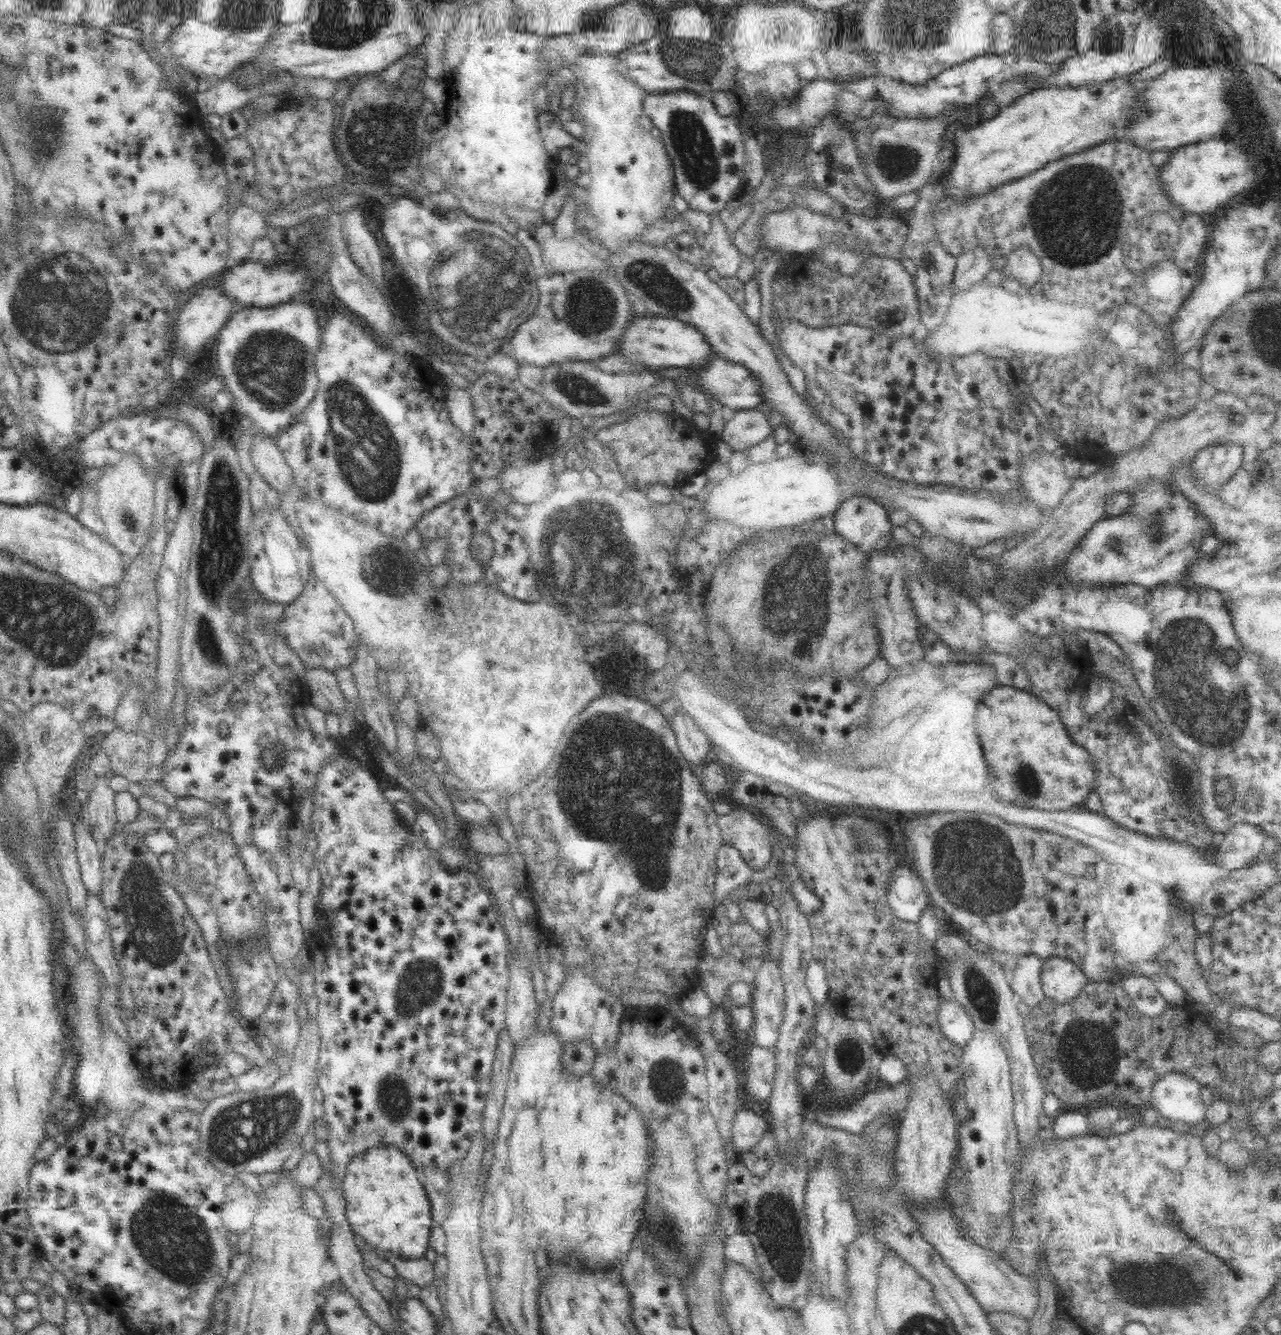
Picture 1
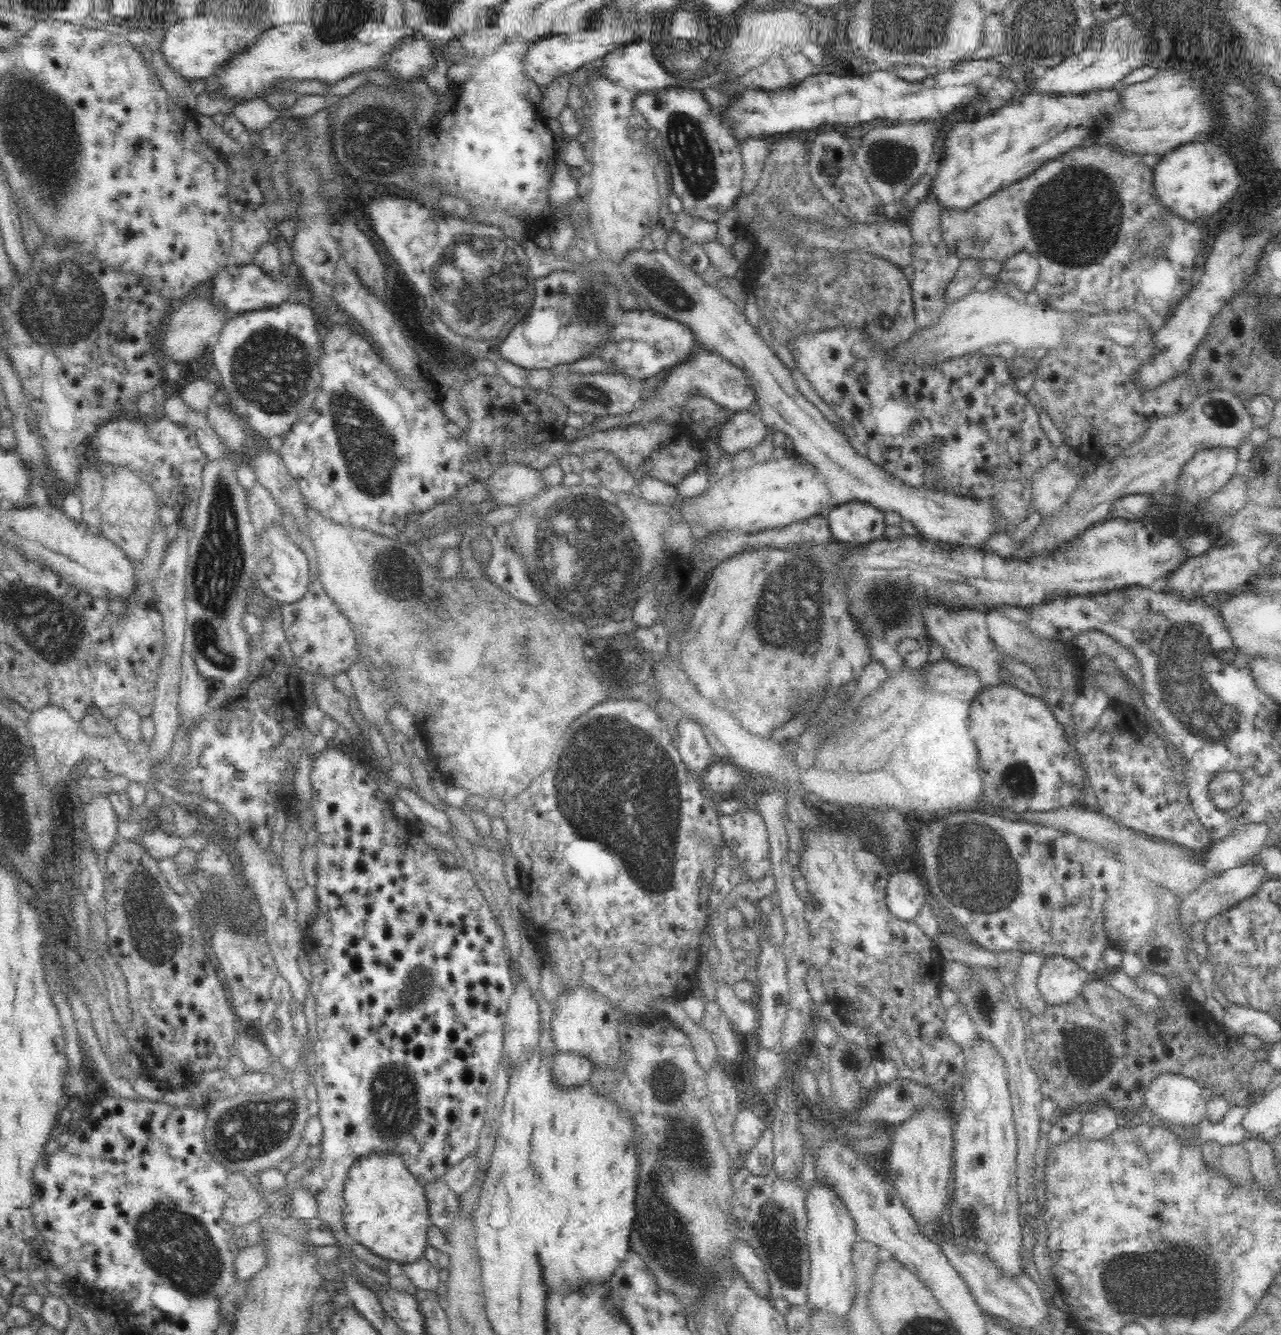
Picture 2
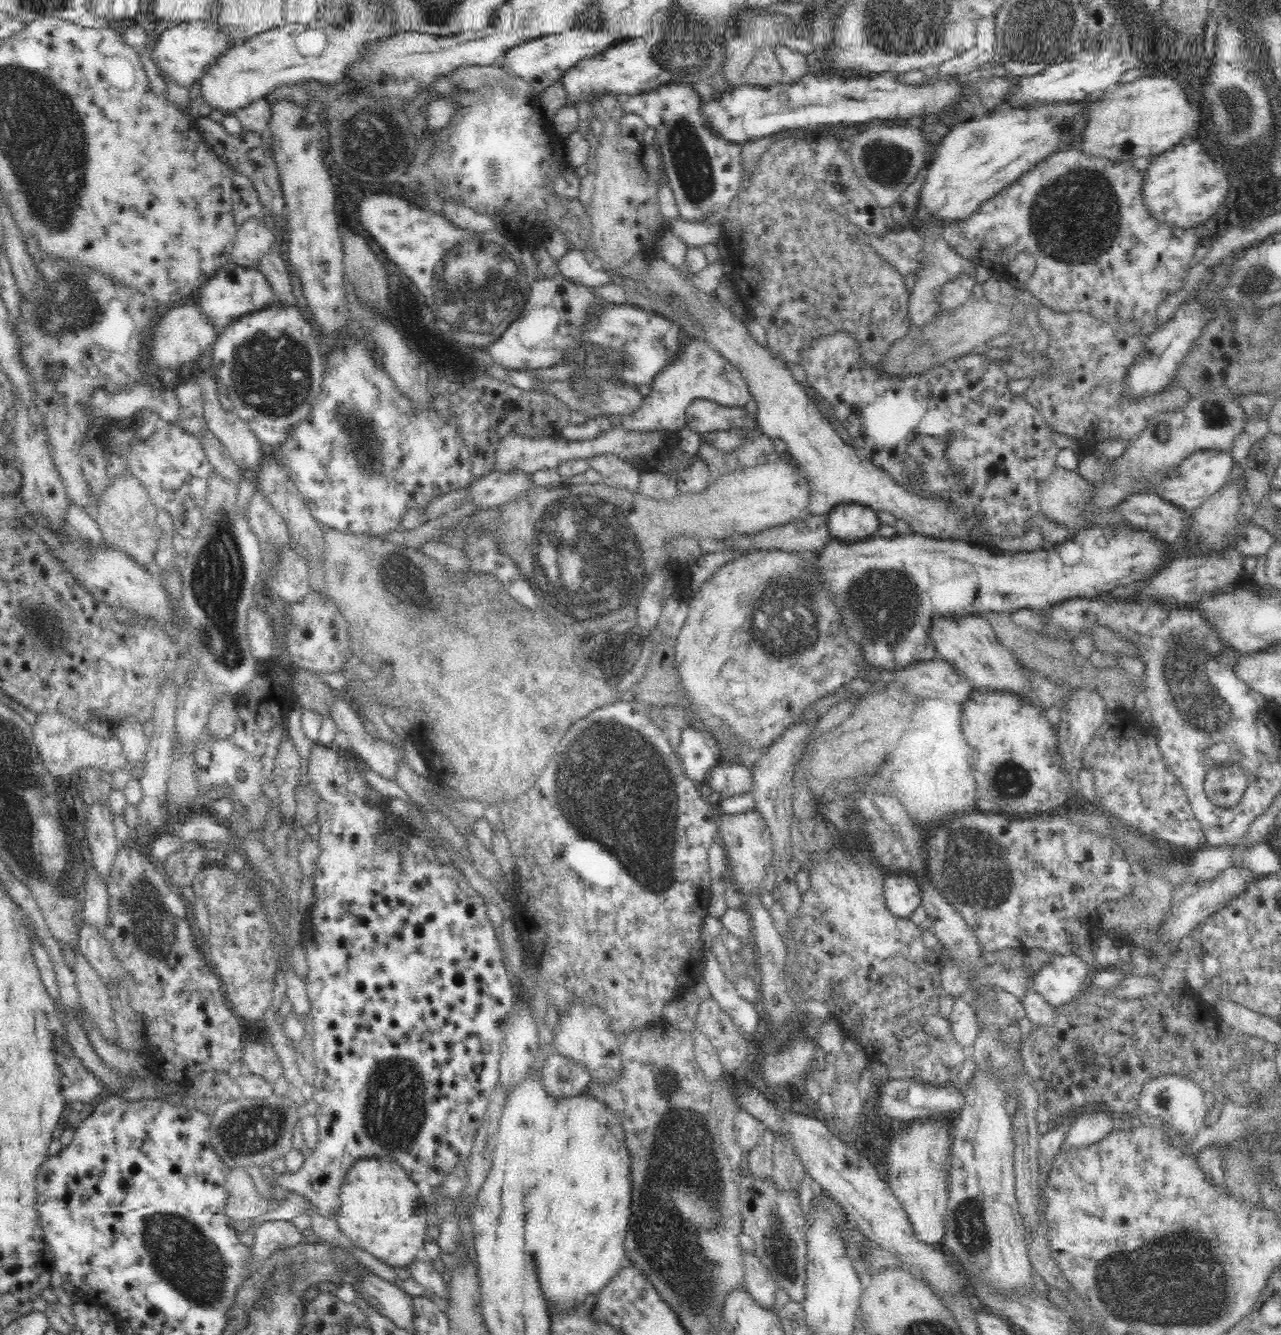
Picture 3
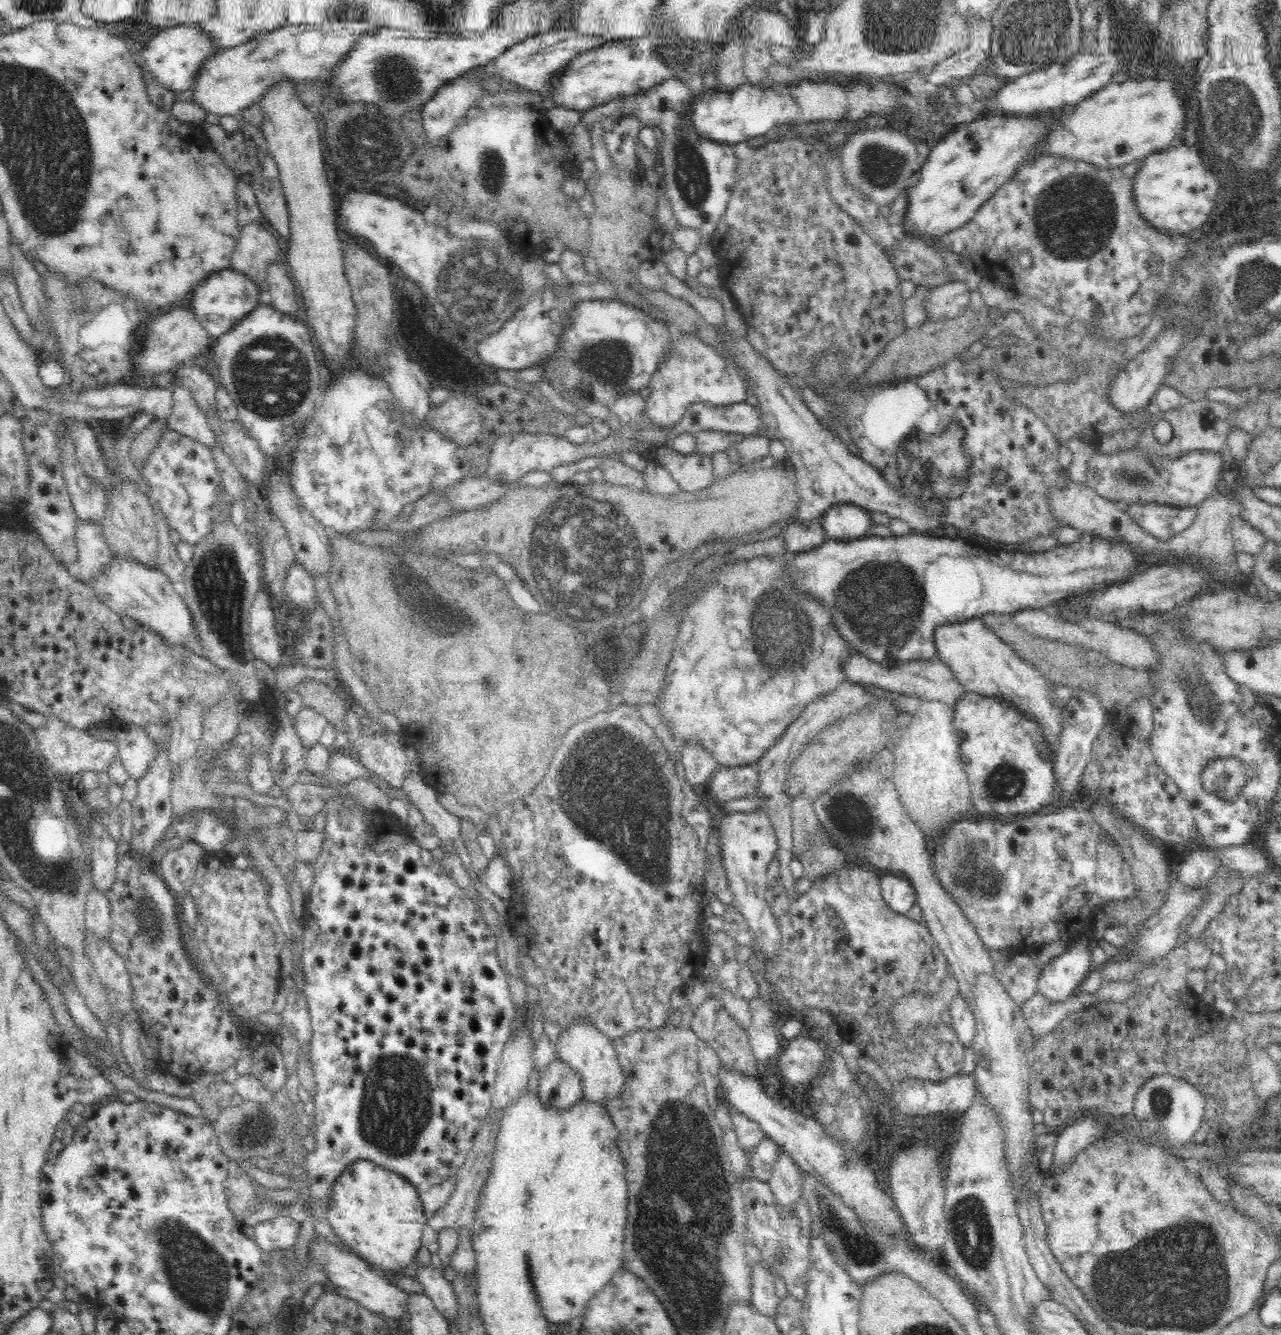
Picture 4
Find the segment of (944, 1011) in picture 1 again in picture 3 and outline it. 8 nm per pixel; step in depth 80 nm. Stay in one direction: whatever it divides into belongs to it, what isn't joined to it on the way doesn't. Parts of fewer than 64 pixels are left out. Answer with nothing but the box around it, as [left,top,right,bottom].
[948,997,979,1051]

